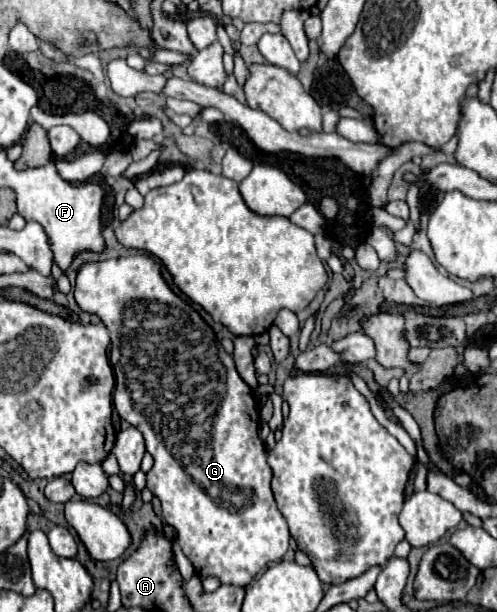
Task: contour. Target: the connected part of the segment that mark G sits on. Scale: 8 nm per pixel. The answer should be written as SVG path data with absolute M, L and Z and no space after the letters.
M150 255L86 263L78 271L74 297L84 311L98 315L110 331L110 363L116 379L114 407L144 435L146 451L154 457L148 489L162 503L162 521L176 529L176 539L198 575L246 587L268 563L286 555L290 533L270 489L272 469L266 463L266 447L258 437L256 399L238 375L232 355L224 351L198 311L168 287L158 261Z

